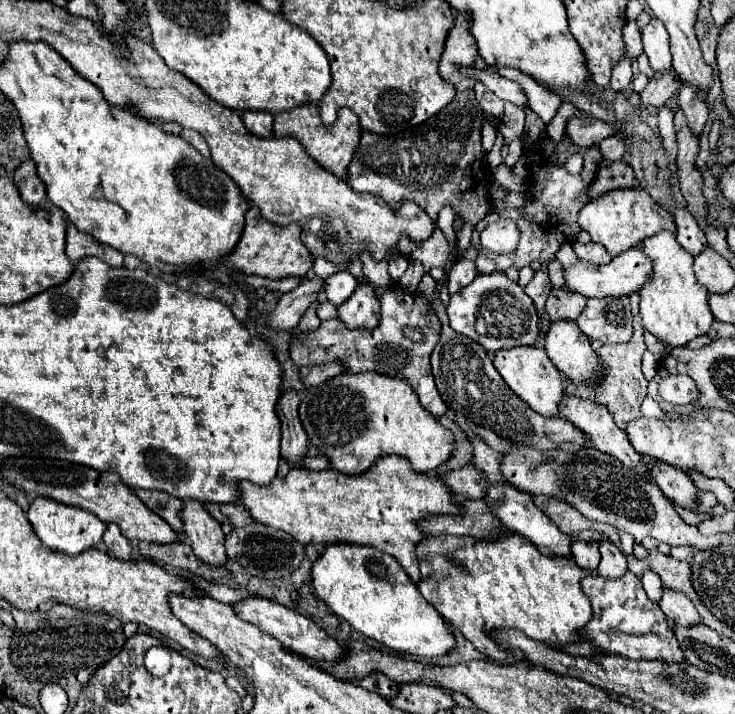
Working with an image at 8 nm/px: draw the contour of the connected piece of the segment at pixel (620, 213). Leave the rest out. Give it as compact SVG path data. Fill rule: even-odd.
M615 188L599 198L587 202L579 210L579 226L589 232L593 242L599 242L607 248L611 256L617 256L633 246L637 246L641 240L661 232L661 230L671 230L675 232L675 222L673 216L667 214L643 188Z

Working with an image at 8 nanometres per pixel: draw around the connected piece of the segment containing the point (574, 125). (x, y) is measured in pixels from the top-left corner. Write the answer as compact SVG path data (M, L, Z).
M573 116L567 120L565 134L571 144L585 148L585 146L597 146L603 138L615 134L615 128L607 122L595 120L591 116L585 116L585 118Z

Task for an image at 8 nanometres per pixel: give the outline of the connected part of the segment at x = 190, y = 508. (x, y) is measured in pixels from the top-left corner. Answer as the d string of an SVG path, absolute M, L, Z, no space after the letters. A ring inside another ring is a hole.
M185 500L185 508L181 512L185 522L185 536L191 542L195 556L211 566L225 566L225 534L221 524L215 522L205 510L203 504L197 500Z

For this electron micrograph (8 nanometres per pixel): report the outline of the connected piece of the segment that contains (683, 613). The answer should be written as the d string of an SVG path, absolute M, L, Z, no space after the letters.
M663 586L659 606L665 612L665 616L675 620L675 624L679 624L679 626L689 626L689 624L701 622L701 616L697 612L697 608L693 606L693 602L679 590L671 590L671 588Z

